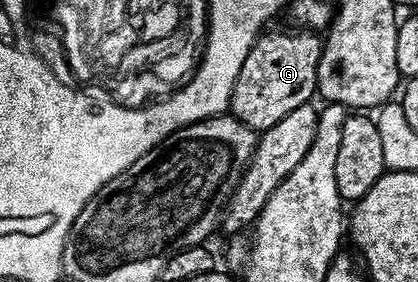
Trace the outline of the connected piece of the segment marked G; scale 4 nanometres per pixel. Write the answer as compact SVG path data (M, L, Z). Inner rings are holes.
M275 29L272 33L260 32L256 37L249 55L245 55L245 63L241 63L241 71L237 71L237 79L231 88L229 102L230 116L235 117L241 123L245 123L250 129L262 131L281 123L289 111L297 111L297 107L308 104L317 93L317 67L323 54L323 43L318 33L310 31L290 31Z

